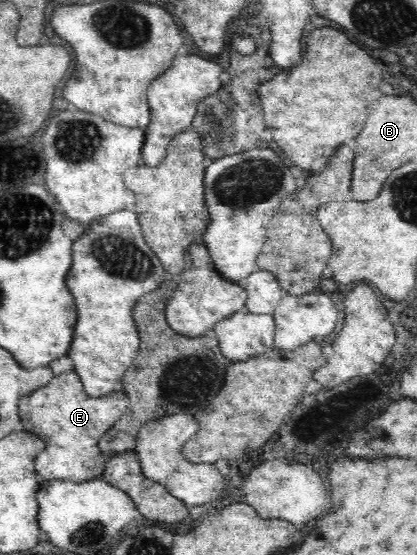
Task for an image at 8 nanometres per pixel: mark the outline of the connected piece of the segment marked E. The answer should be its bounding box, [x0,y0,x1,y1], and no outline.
[18,371,129,483]

